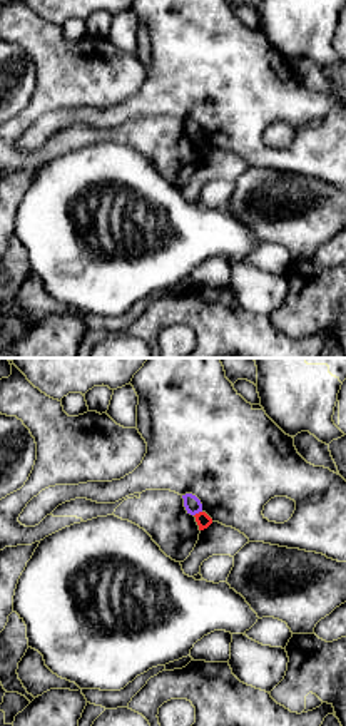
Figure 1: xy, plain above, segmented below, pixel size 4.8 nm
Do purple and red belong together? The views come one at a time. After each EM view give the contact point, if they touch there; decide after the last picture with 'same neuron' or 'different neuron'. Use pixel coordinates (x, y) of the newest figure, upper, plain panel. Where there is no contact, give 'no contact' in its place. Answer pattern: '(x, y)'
(198, 138)

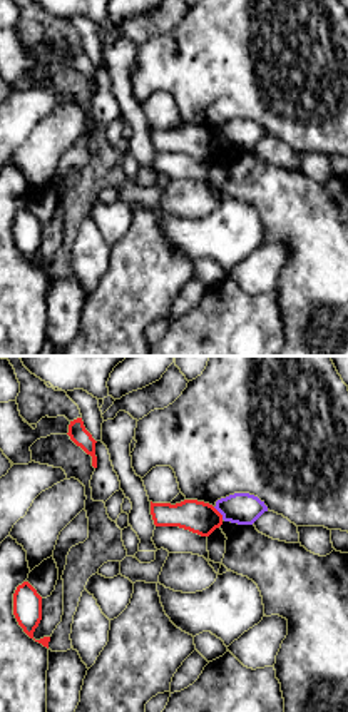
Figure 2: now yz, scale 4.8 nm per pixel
(220, 137)

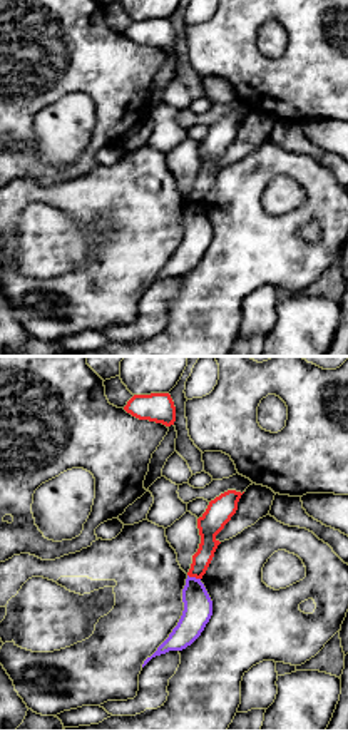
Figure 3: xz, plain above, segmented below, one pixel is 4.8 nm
(194, 203)

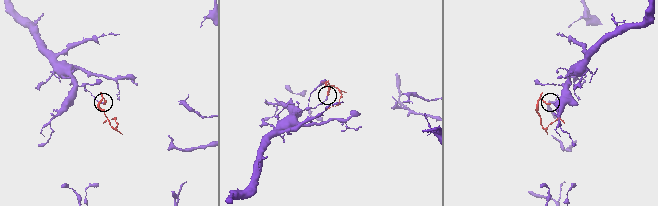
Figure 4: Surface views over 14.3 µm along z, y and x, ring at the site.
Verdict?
different neuron

